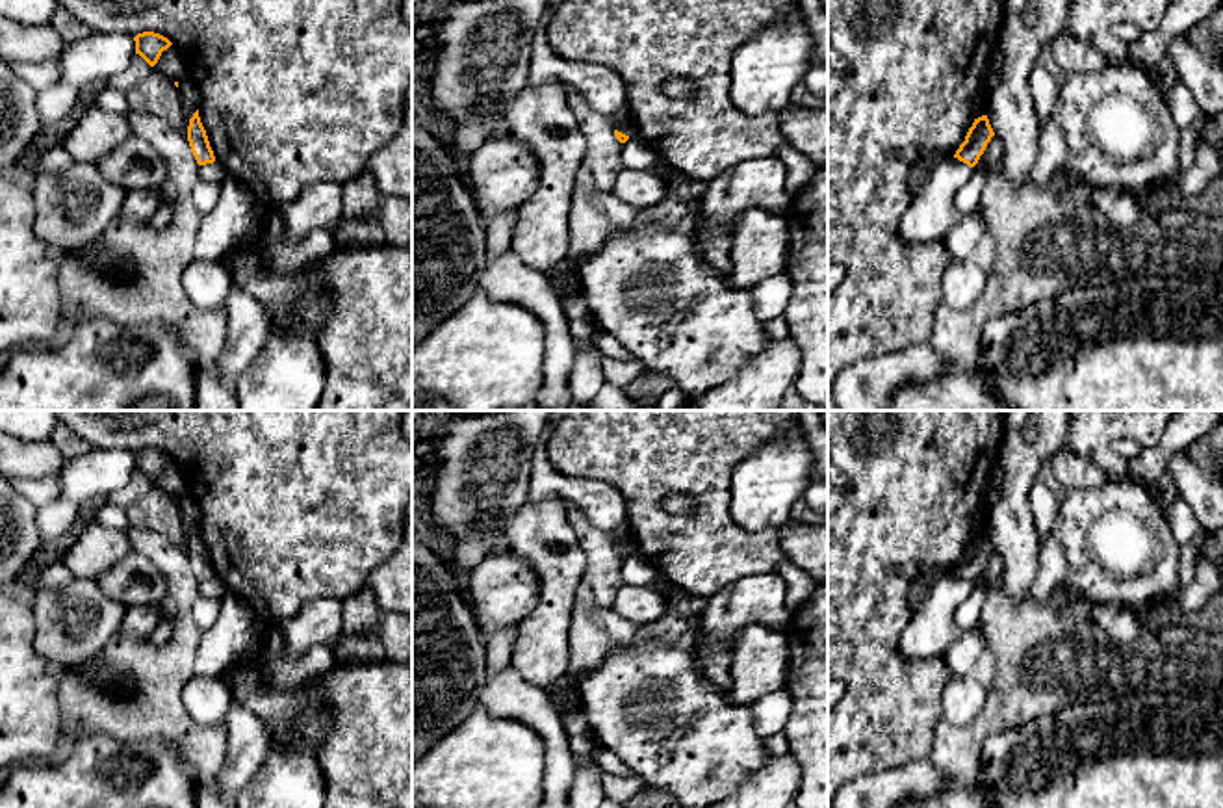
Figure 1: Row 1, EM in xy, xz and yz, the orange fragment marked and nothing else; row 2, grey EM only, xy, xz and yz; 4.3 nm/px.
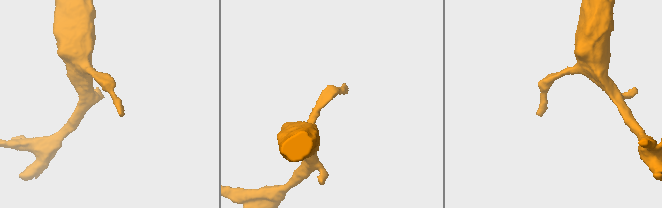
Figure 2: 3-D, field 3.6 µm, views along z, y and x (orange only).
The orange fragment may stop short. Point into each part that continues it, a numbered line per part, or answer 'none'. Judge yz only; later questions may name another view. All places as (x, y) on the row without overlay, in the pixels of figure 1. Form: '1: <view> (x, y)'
none

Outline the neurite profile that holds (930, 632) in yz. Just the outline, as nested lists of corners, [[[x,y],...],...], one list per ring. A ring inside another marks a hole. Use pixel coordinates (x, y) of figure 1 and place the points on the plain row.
[[[946,572],[930,591],[926,604],[915,611],[904,628],[898,641],[900,652],[909,659],[945,658],[958,635],[952,620],[954,611],[971,591],[972,583]]]

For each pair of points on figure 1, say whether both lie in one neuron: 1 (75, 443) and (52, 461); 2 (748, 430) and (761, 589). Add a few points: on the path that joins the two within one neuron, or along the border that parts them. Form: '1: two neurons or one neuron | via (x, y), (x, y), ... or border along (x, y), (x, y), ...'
1: two neurons | border along (51, 439), (67, 457)
2: two neurons | border along (774, 571), (737, 576), (719, 591)

